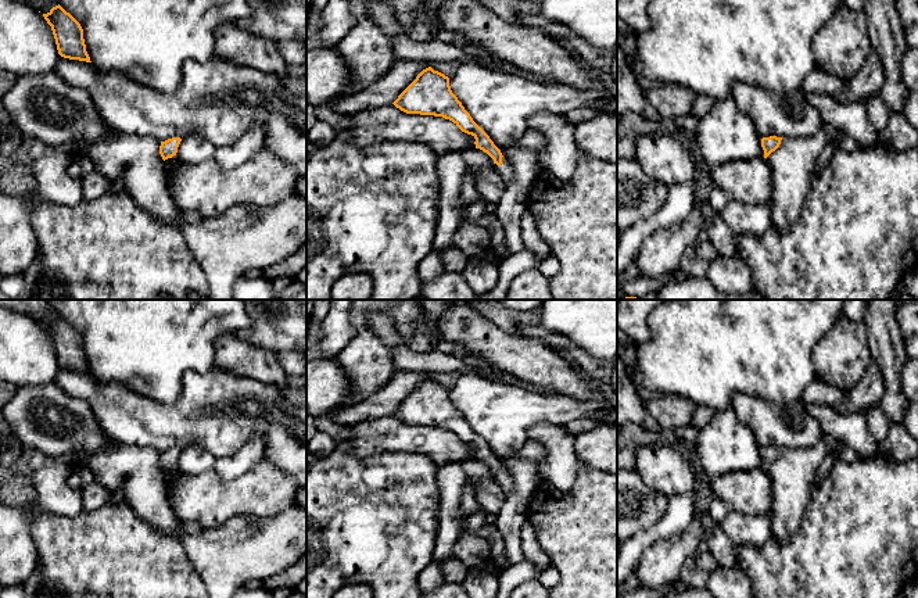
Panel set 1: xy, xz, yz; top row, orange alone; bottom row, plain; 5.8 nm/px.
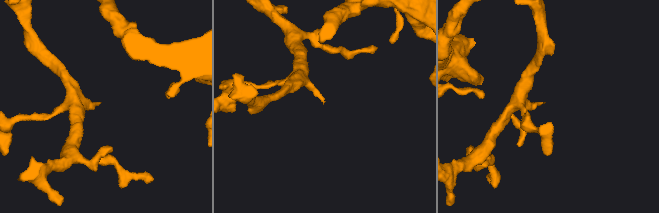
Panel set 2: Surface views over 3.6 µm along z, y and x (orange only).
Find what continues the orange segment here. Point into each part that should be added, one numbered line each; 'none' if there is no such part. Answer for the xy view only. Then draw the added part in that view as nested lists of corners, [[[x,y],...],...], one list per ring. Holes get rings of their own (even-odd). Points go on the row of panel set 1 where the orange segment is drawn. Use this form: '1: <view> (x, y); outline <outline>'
none

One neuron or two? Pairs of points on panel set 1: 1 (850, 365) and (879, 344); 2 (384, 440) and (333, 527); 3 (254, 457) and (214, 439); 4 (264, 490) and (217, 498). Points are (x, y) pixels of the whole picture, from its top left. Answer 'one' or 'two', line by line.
1: two
2: two
3: two
4: one

